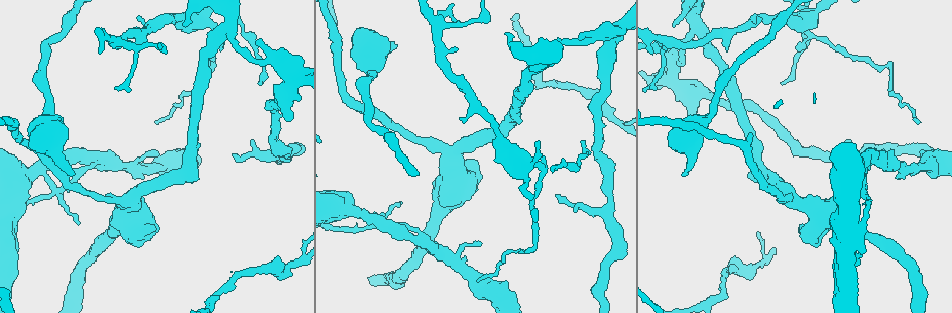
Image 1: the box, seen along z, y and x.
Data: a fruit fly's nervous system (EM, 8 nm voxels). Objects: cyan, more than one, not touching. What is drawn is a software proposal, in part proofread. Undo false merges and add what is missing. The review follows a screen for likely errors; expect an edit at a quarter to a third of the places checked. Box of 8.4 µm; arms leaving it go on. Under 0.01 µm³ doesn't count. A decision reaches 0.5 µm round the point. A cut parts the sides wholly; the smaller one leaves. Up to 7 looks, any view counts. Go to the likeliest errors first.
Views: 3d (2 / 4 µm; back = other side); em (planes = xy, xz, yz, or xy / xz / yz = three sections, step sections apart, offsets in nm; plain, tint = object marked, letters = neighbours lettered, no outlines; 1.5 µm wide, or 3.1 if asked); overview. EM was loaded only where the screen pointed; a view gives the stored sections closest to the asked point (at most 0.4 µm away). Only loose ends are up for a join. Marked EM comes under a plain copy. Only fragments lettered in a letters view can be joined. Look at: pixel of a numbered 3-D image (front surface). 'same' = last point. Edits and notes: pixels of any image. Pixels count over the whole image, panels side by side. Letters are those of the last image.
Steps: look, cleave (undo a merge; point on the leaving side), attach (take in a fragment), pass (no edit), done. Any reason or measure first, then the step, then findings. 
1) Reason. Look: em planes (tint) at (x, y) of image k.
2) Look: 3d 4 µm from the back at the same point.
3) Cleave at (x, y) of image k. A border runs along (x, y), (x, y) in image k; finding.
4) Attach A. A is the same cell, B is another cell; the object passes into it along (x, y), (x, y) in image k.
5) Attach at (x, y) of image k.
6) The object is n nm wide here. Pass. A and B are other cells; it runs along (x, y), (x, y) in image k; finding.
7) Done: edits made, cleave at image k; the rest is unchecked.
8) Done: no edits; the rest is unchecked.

Free end. Look: 3d 4 µm at (71, 174) of image 1.

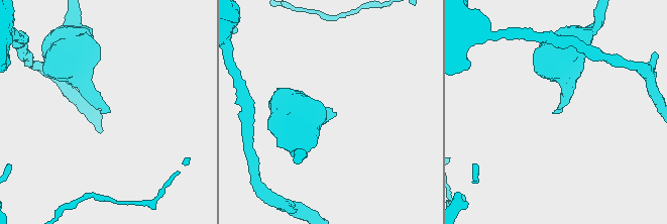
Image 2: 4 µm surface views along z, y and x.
Now the EM. Look: em planes (letters) at (556, 110) of image 2.

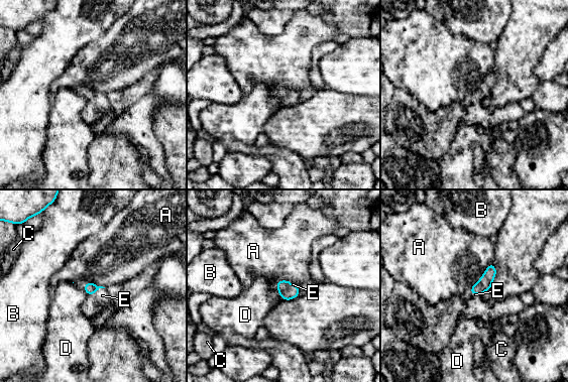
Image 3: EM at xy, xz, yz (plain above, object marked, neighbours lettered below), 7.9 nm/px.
Attach E. E is the same cell, A, B, C and D are other cells; it goes on there.

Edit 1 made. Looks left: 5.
An open end. Look: em planes (letters) at (158, 155) of image 1.

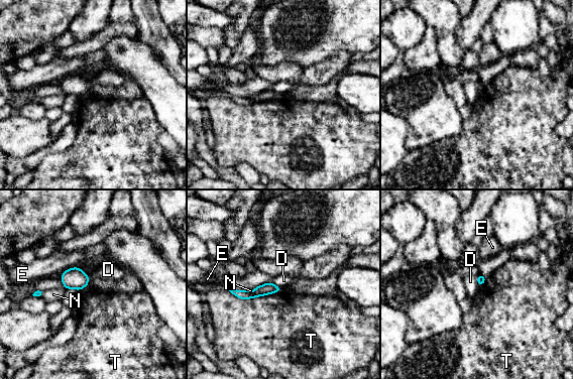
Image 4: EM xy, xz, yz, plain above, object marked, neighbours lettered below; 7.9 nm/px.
Pass. D, E, N and T are other cells; a border runs along (89, 274), (89, 282), (79, 290) in image 4; none of them fits.

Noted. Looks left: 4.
Done: edits made, attach at image 3; the rest is unchecked.

